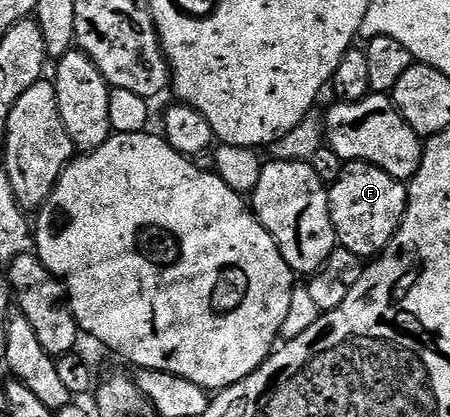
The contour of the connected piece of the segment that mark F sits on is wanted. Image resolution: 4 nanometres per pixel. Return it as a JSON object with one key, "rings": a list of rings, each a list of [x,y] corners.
{"rings":[[[347,162],[338,180],[329,184],[330,216],[337,246],[356,253],[364,261],[382,254],[392,241],[396,229],[406,212],[407,184],[393,179],[384,169],[371,163]]]}

